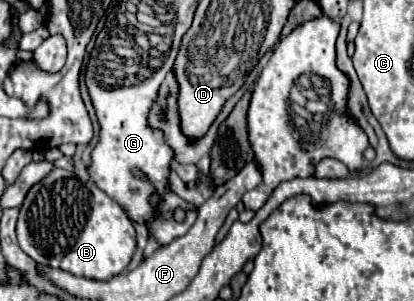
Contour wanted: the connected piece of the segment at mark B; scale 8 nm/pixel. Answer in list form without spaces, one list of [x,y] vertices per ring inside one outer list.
[[[54,168],[52,172],[48,172],[48,176],[44,176],[28,190],[20,206],[16,238],[20,248],[38,264],[60,268],[74,276],[84,276],[92,280],[110,280],[122,274],[136,250],[134,224],[124,214],[122,206],[108,194],[104,194],[88,176],[78,176],[76,172],[68,172],[62,168]]]

